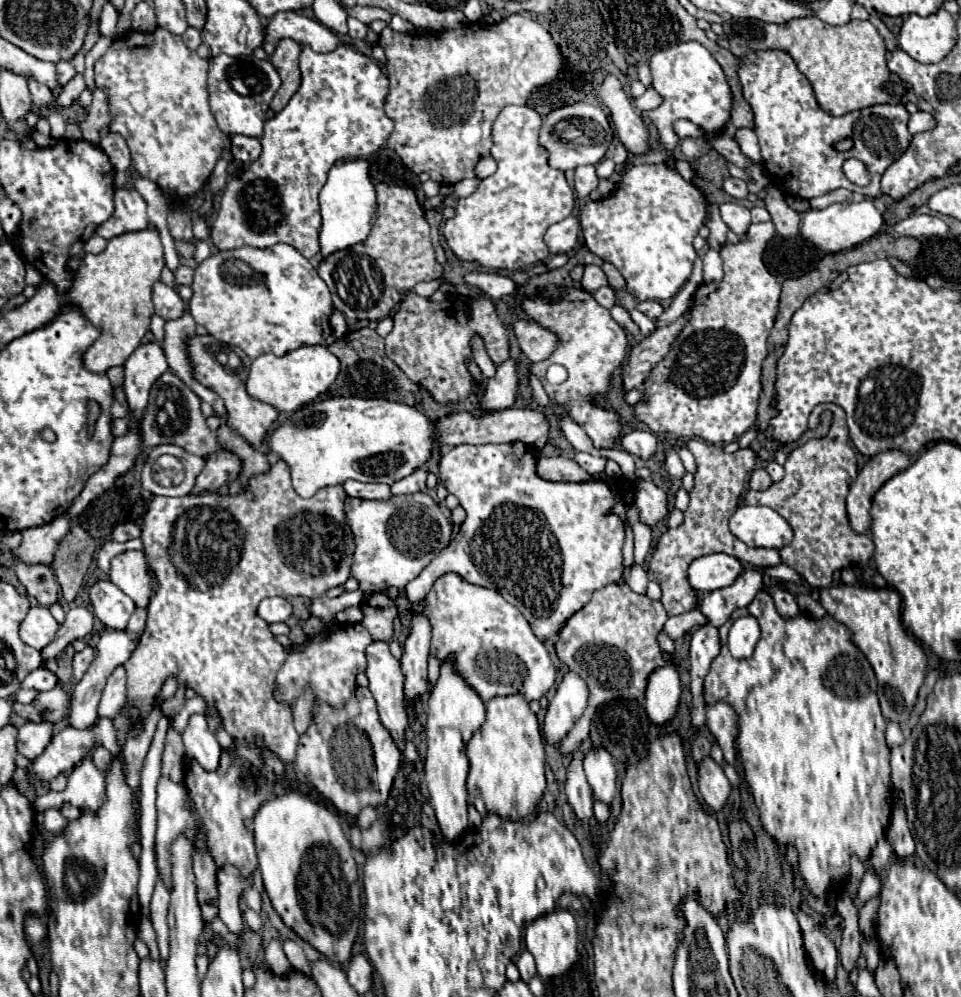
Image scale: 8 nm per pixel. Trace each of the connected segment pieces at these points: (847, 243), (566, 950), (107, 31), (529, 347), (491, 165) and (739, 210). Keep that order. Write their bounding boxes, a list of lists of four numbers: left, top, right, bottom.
[[800,199,884,253],[524,911,578,981],[100,1,118,39],[514,321,560,363],[476,157,496,179],[720,203,750,235]]

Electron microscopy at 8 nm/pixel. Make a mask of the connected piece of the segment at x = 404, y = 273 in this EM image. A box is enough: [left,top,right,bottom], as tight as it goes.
[318,185,442,321]

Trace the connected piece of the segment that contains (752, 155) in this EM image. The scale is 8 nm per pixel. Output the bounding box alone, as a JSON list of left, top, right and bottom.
[734,129,762,163]

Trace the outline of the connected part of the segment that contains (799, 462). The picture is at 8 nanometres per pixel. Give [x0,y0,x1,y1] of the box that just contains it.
[746,403,874,589]

